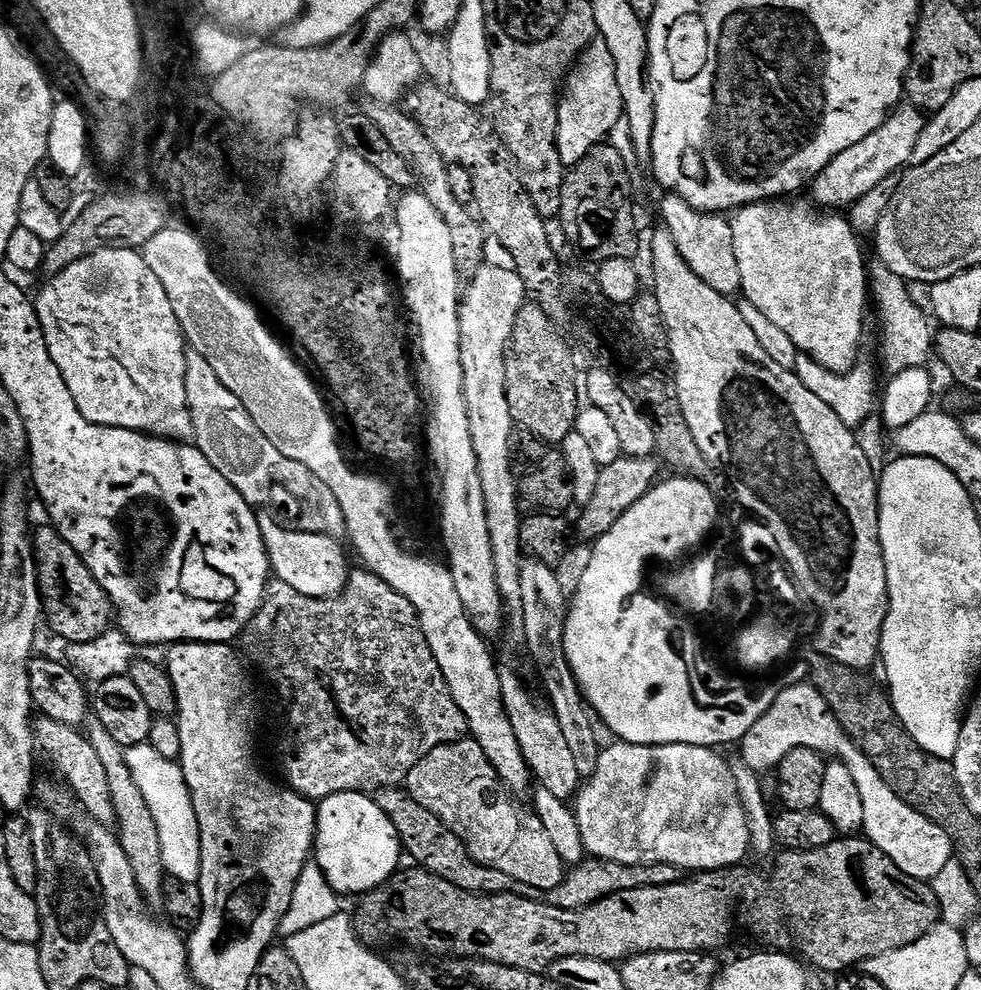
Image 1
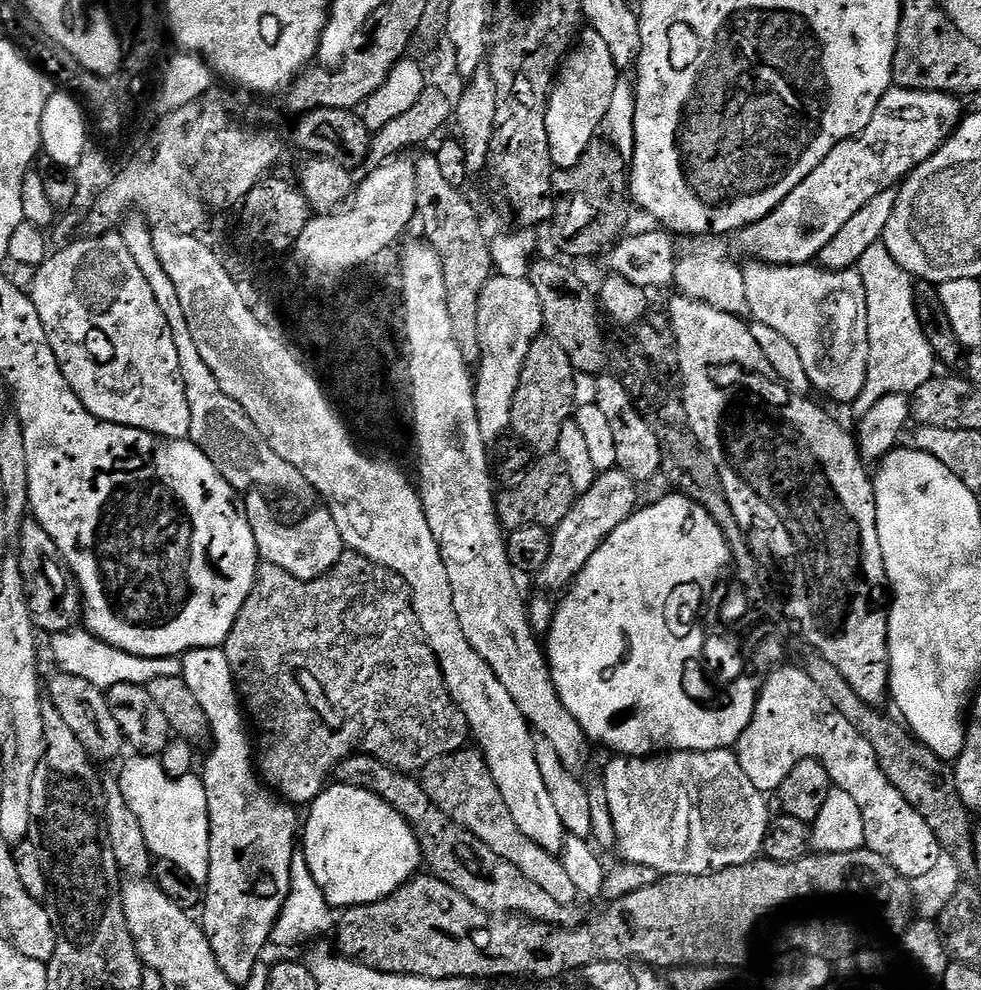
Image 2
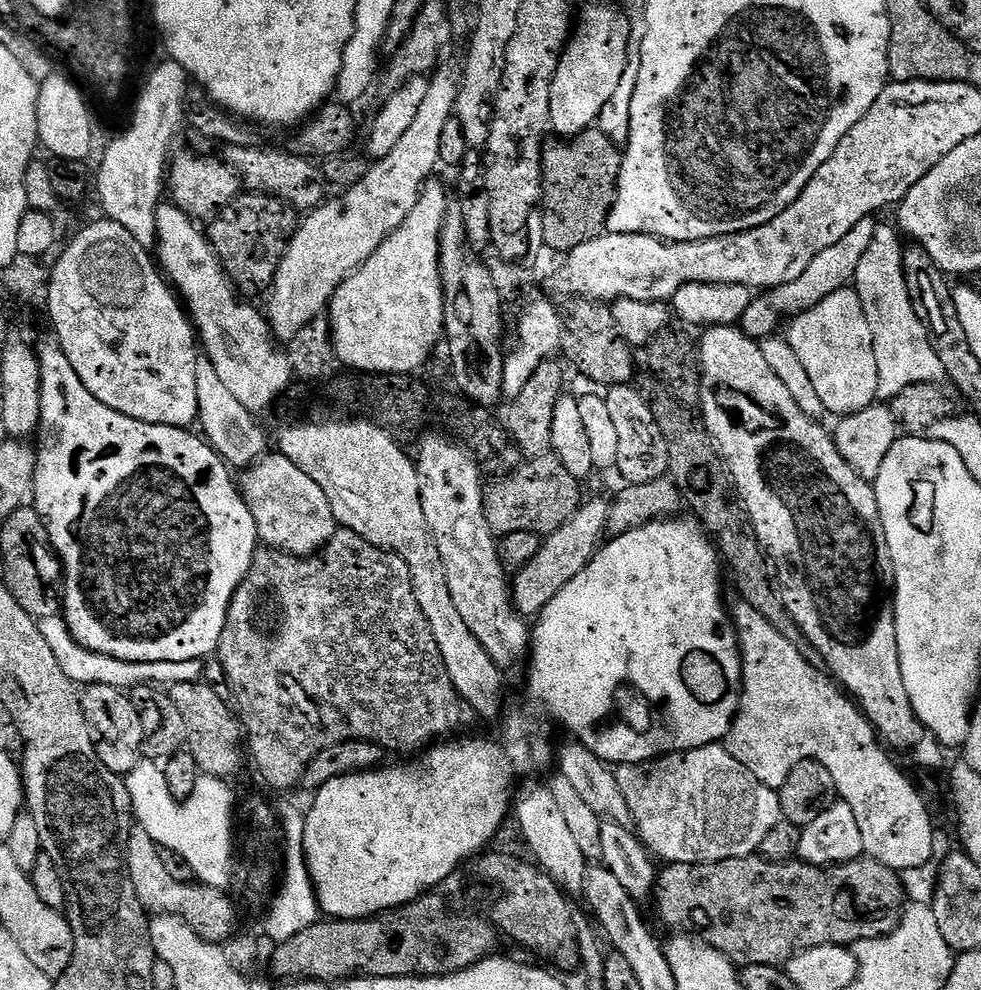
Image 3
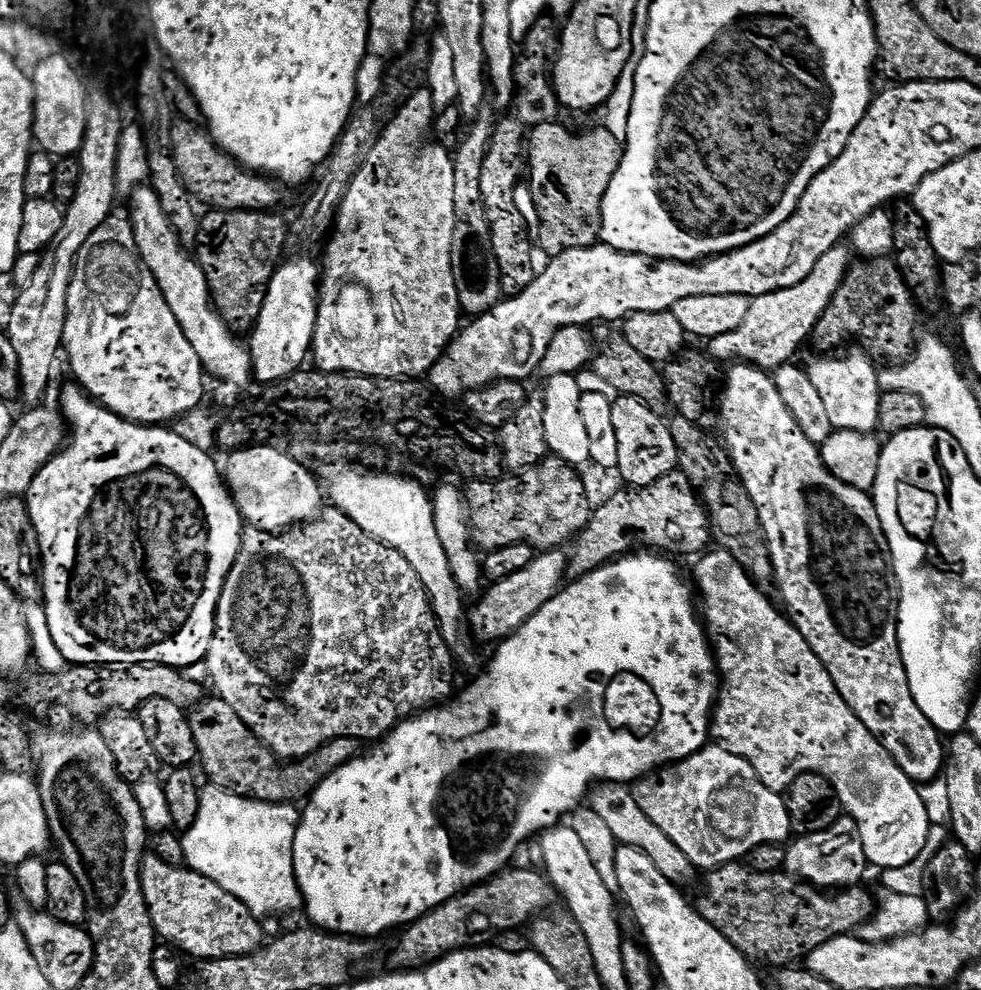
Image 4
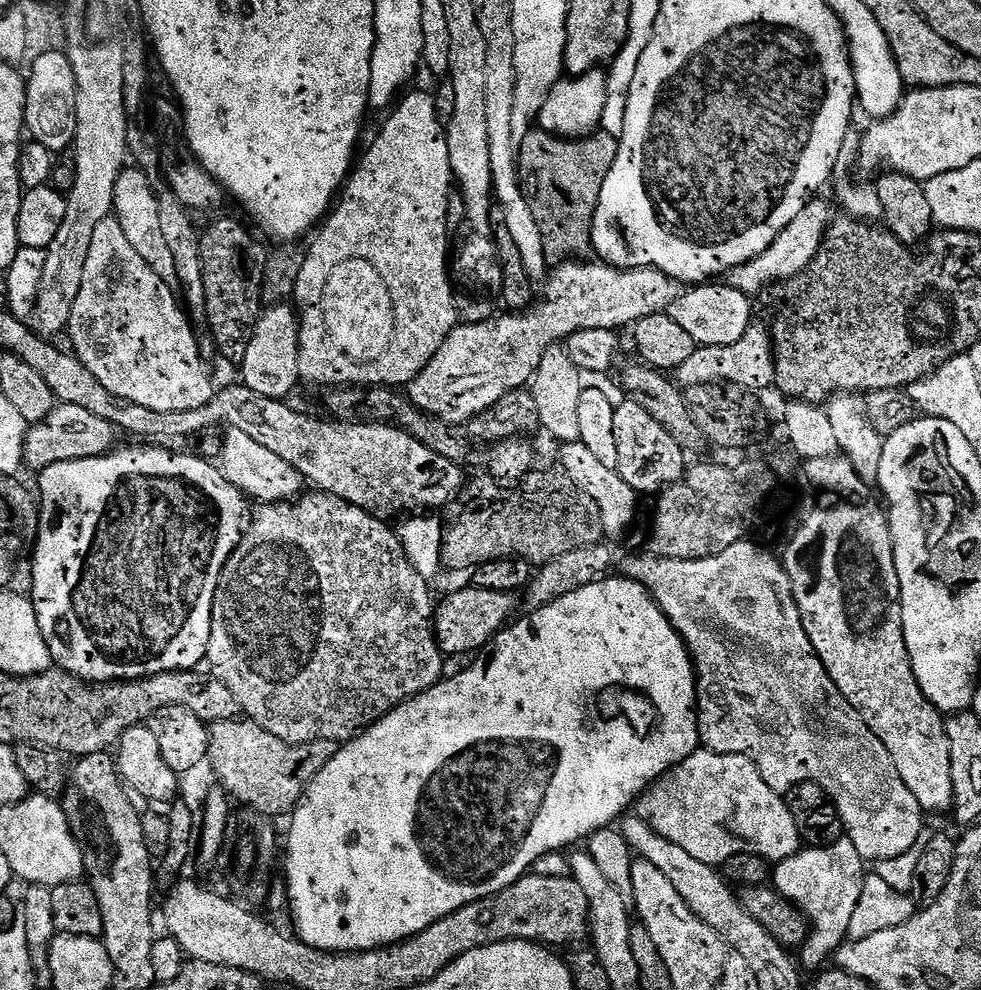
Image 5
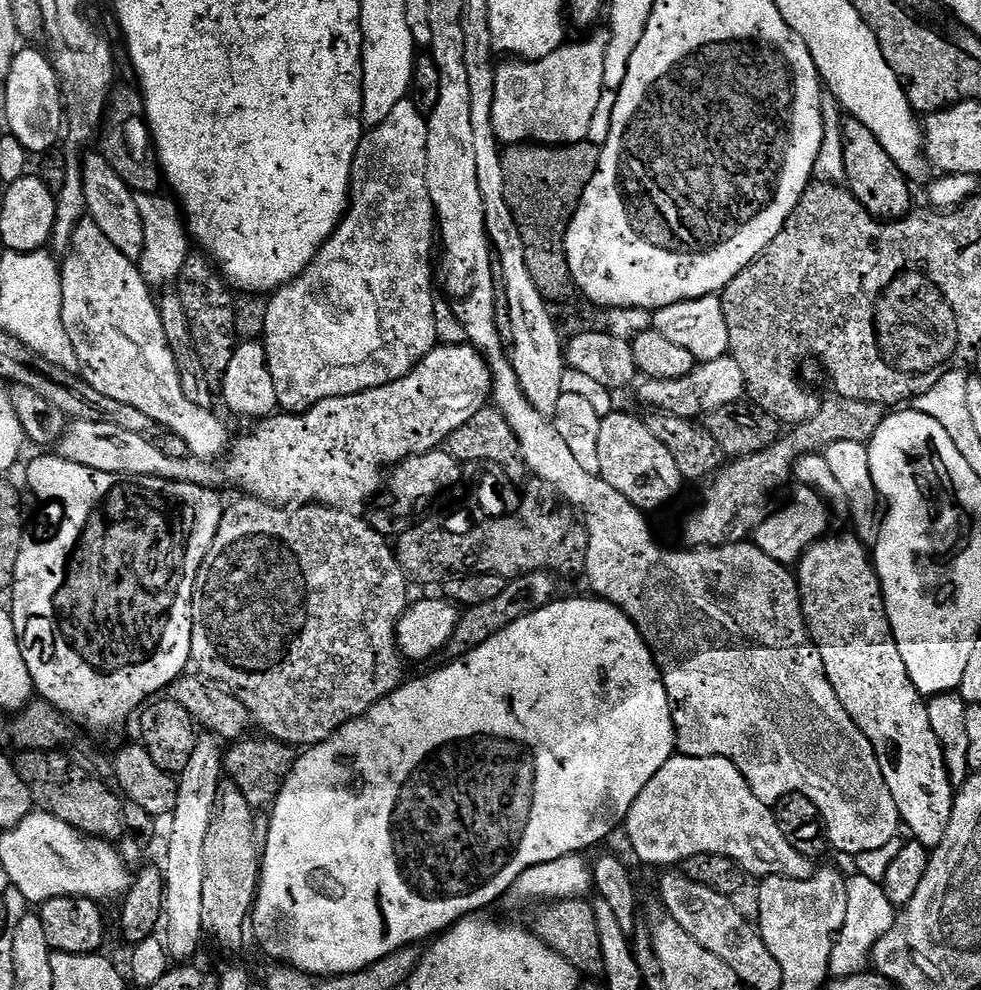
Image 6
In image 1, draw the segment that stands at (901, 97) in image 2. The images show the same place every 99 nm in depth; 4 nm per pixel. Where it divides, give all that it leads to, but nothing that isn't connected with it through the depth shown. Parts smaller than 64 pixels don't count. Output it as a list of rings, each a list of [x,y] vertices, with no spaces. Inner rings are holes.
[[[911,106],[897,107],[878,126],[878,130],[874,130],[874,134],[862,138],[858,146],[842,150],[842,154],[838,154],[828,163],[826,170],[822,170],[810,185],[813,196],[811,199],[824,210],[844,210],[856,204],[862,194],[870,194],[874,186],[897,175],[901,169],[913,163],[912,155],[917,155],[916,143],[925,123],[926,116],[921,109]]]

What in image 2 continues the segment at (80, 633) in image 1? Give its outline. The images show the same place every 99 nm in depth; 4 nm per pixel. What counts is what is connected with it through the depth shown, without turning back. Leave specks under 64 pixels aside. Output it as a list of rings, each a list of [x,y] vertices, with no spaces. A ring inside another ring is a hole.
[[[26,518],[20,523],[18,539],[20,539],[18,555],[24,581],[26,581],[32,623],[41,633],[55,634],[73,631],[82,620],[80,583],[69,573],[68,566],[64,562],[64,555],[58,550],[54,538],[46,534],[46,530],[37,520]]]

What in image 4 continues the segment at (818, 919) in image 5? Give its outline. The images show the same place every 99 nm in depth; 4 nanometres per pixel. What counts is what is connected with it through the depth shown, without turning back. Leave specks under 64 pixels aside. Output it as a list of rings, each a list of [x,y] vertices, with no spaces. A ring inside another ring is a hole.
[[[847,814],[841,815],[840,819],[835,820],[826,830],[809,836],[797,835],[787,845],[787,849],[783,871],[821,890],[851,888],[859,885],[863,881],[860,879],[870,872],[866,850],[862,850],[862,838],[858,834],[858,826]]]

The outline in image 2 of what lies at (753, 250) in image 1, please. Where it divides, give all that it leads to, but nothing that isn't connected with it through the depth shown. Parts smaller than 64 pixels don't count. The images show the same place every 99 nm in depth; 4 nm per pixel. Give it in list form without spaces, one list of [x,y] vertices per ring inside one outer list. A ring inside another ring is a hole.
[[[751,262],[743,265],[746,278],[747,311],[752,320],[762,322],[778,330],[798,350],[802,366],[810,378],[813,389],[825,392],[832,399],[845,406],[862,393],[866,383],[867,362],[870,357],[870,335],[867,329],[867,296],[862,276],[856,268],[843,268],[830,272],[815,263],[807,264],[765,264]]]

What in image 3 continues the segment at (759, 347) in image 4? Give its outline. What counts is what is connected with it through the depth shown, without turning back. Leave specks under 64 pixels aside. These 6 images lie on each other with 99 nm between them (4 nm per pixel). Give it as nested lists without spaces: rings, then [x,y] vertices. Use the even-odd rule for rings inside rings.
[[[872,218],[858,222],[858,226],[854,226],[854,230],[850,230],[850,234],[838,238],[838,242],[834,242],[834,246],[818,253],[814,262],[810,262],[810,266],[806,266],[806,270],[802,270],[802,274],[798,278],[794,278],[794,282],[786,282],[782,286],[769,289],[766,293],[753,297],[741,320],[741,331],[751,339],[767,339],[778,330],[776,328],[782,314],[796,315],[797,312],[803,312],[818,302],[822,302],[822,298],[834,294],[839,288],[849,287],[855,278],[855,270],[858,262],[861,261],[862,254],[869,249],[877,225],[877,221]]]

